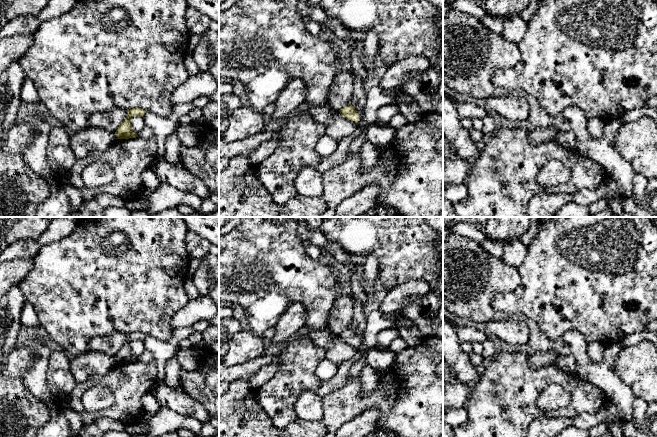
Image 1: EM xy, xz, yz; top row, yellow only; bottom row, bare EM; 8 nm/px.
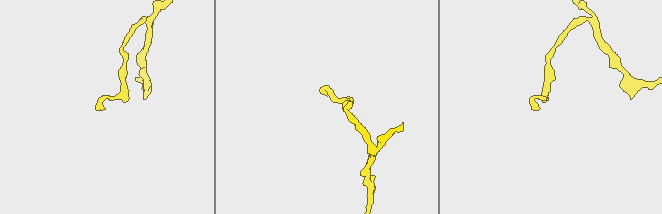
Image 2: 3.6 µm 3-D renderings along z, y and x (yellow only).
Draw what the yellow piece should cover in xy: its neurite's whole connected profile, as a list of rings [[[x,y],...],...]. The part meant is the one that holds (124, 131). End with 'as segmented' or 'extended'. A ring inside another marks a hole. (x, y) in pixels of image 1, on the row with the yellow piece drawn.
[[[132,108],[128,110],[128,115],[124,121],[120,124],[115,134],[117,139],[129,139],[138,137],[137,133],[134,133],[131,126],[131,118],[134,116],[144,116],[145,110],[141,108]]]; as segmented

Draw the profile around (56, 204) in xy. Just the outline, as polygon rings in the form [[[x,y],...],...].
[[[61,185],[51,186],[50,195],[38,206],[35,217],[70,217],[72,211]]]

